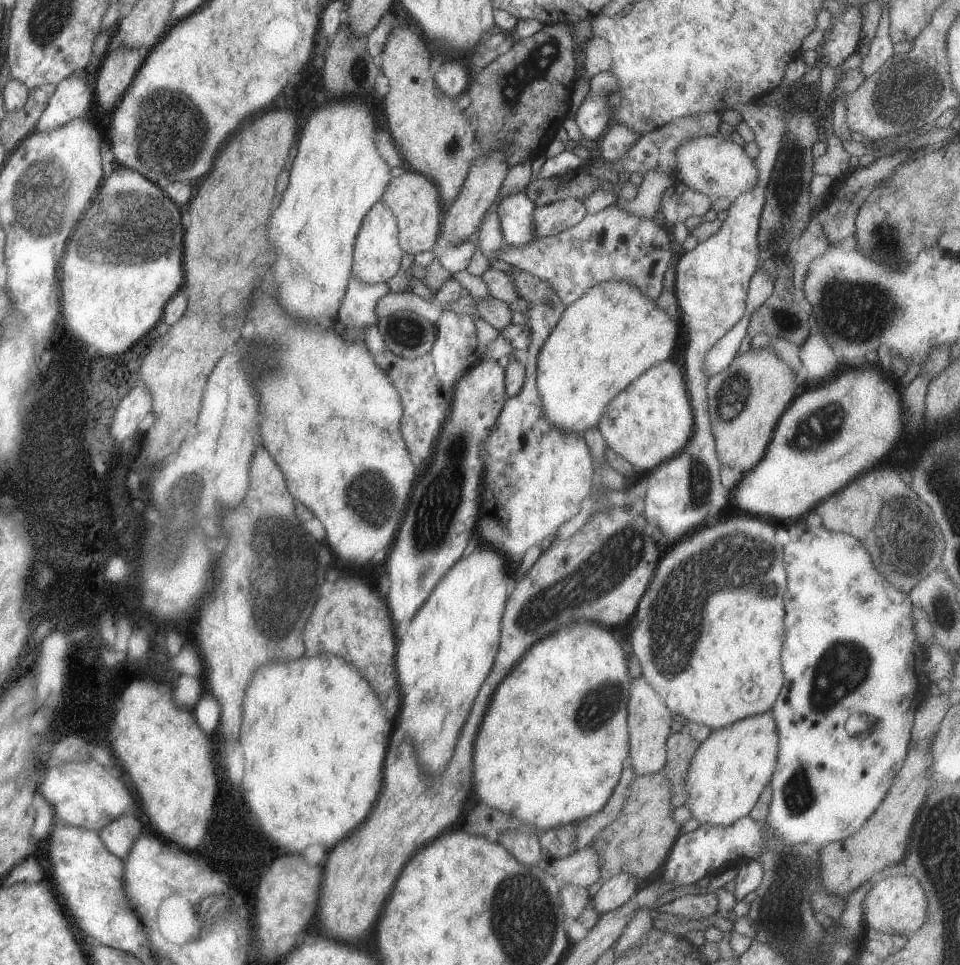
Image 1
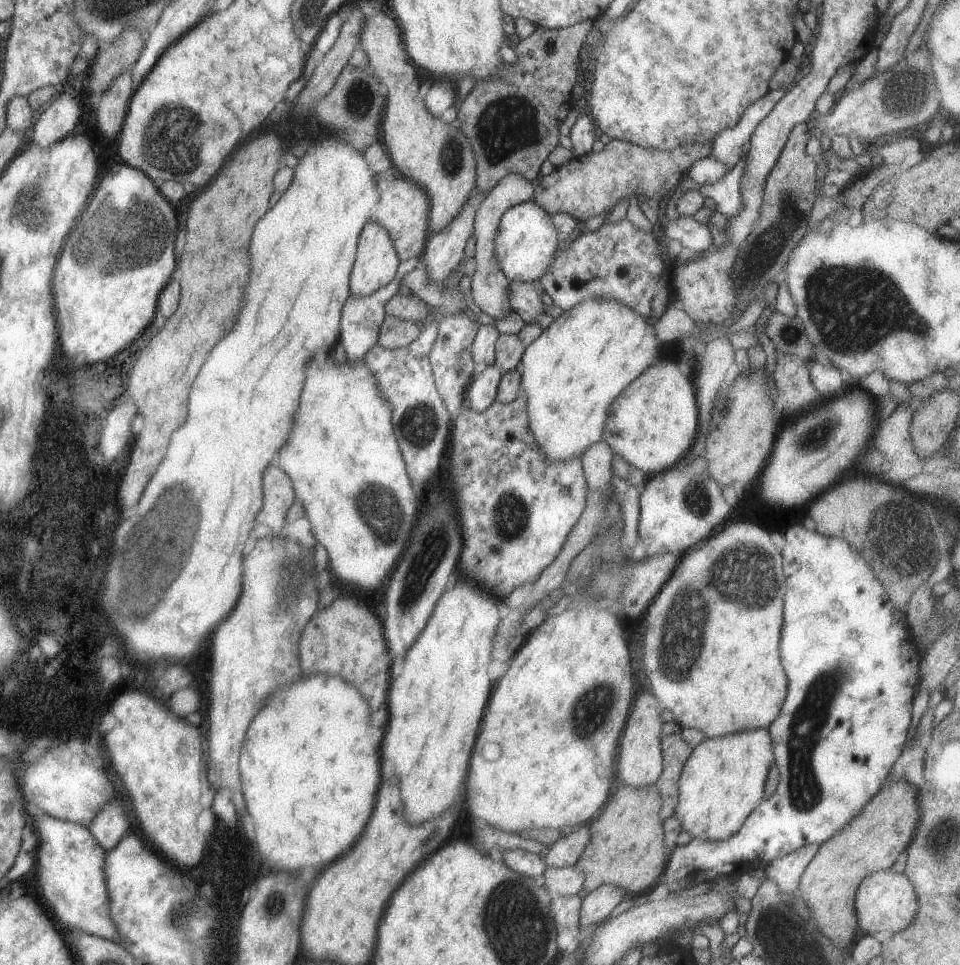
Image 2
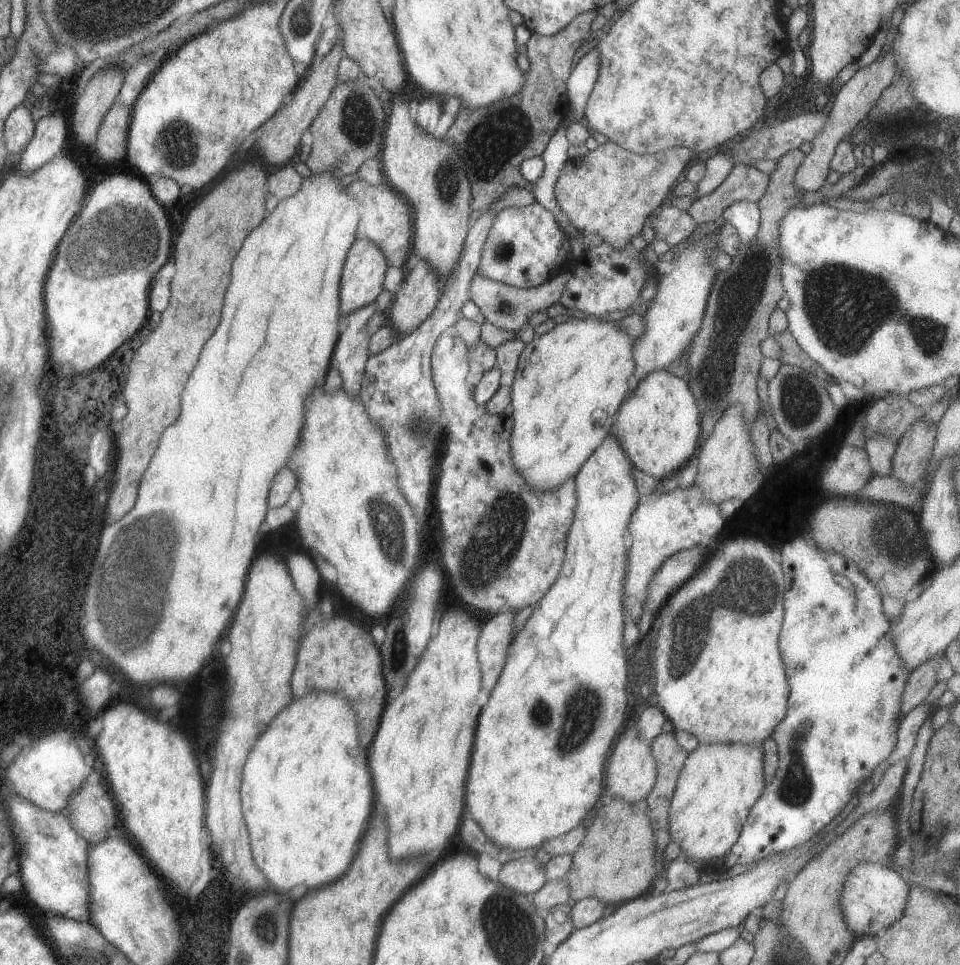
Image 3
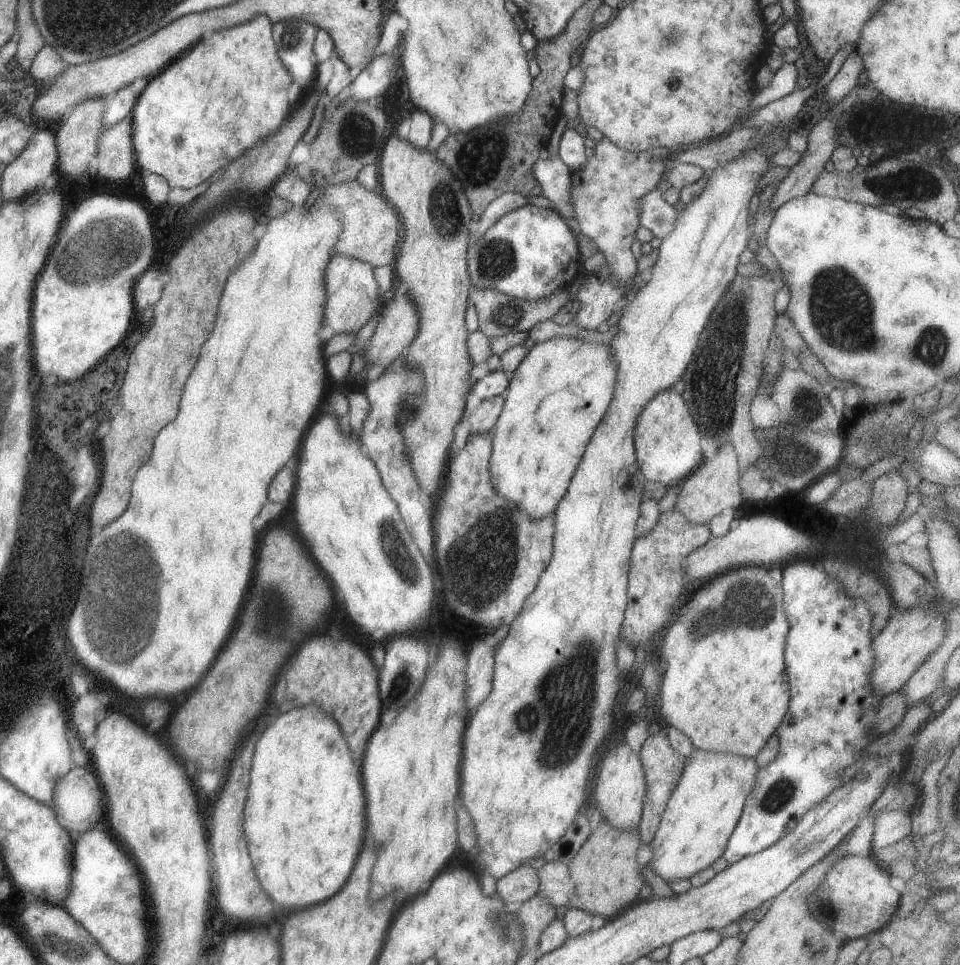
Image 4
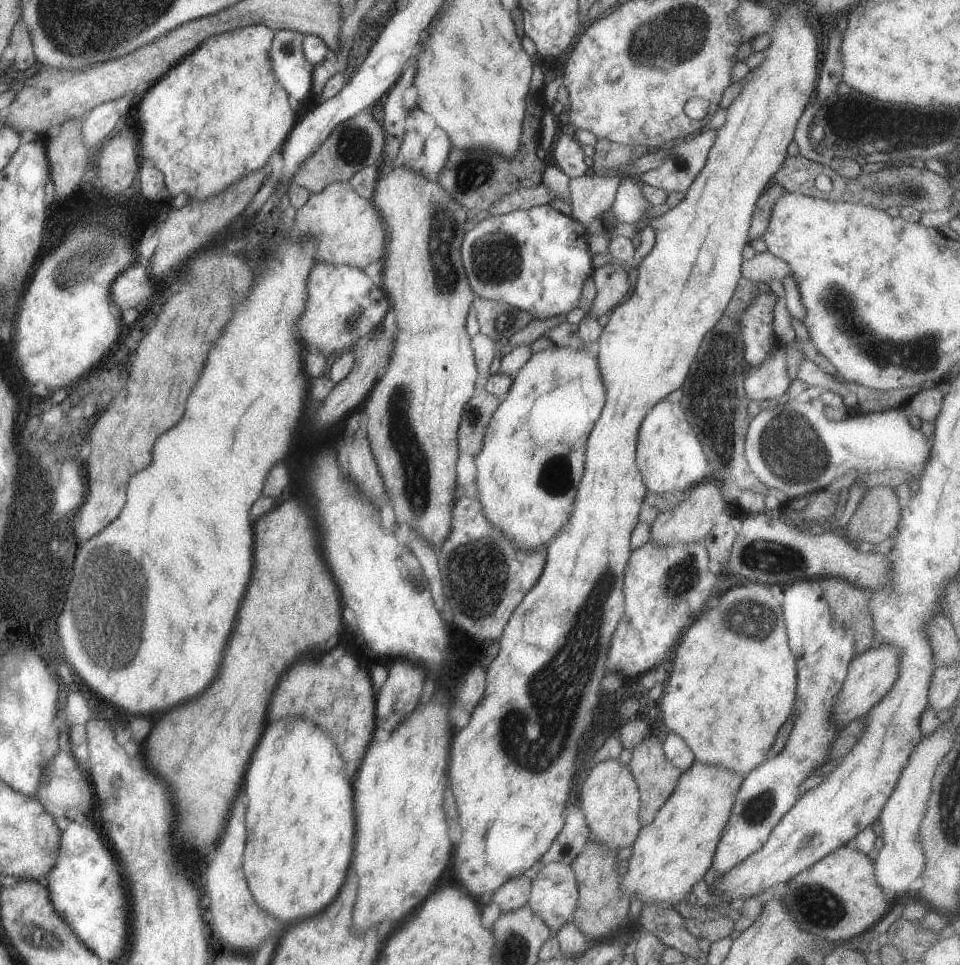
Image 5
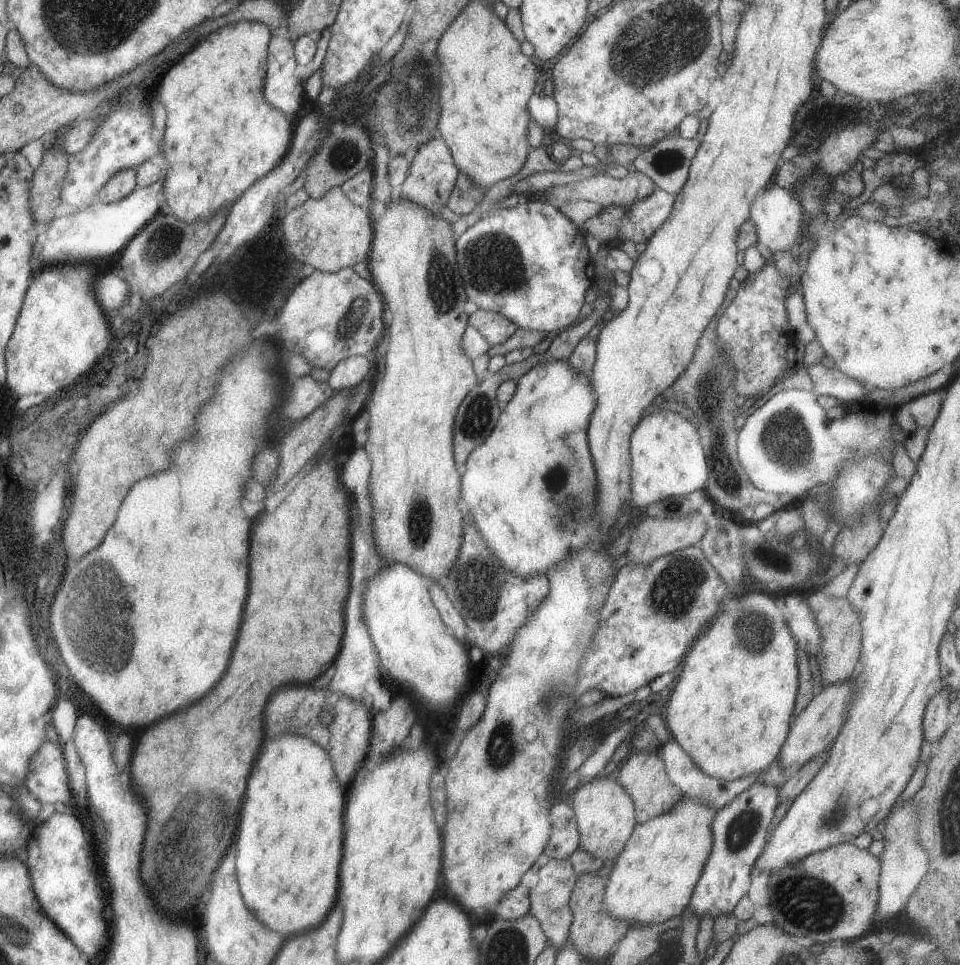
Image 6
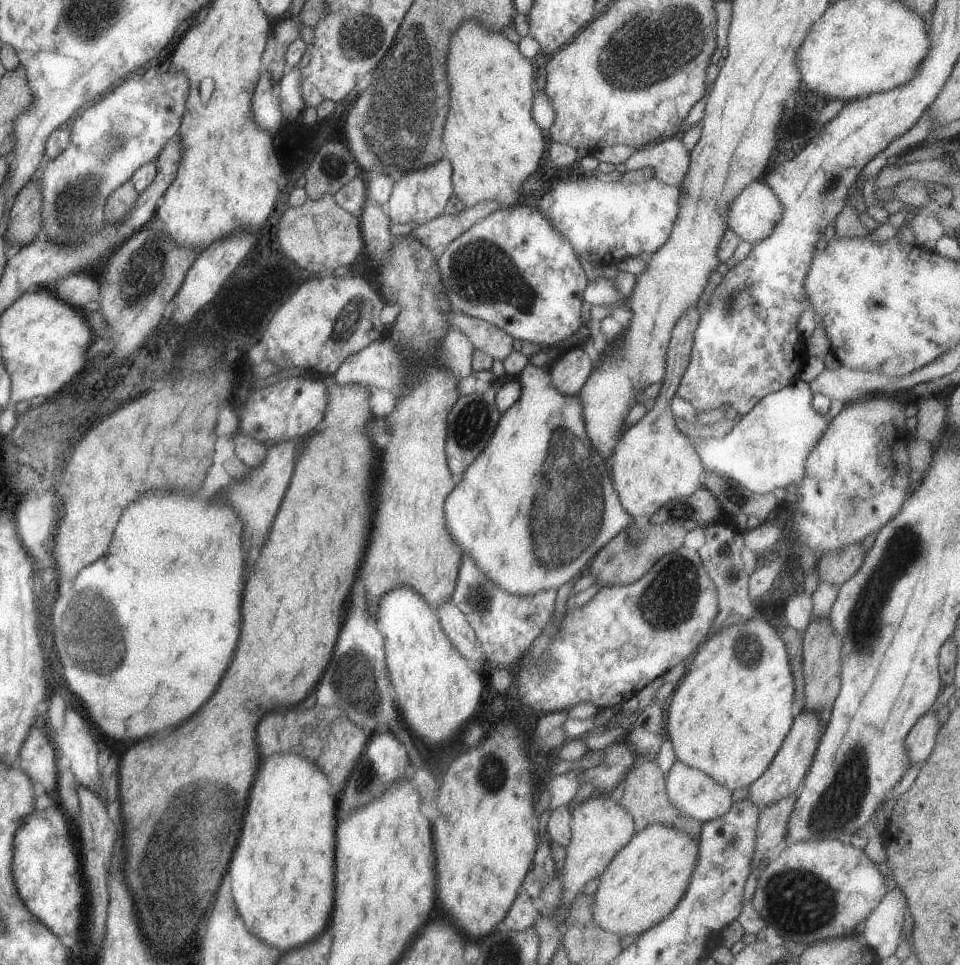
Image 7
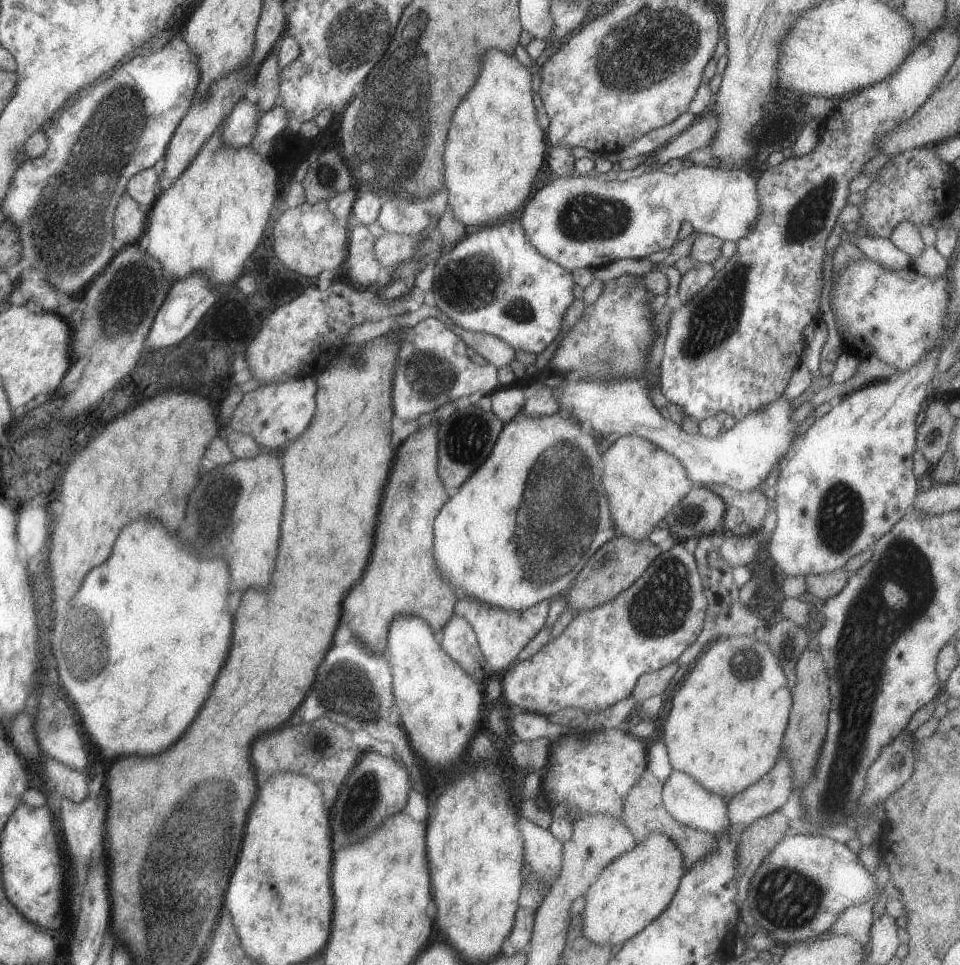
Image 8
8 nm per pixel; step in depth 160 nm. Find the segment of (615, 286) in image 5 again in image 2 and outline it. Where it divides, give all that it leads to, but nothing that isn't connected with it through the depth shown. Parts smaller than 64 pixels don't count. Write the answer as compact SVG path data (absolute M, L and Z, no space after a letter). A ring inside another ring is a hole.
M612 139L603 150L590 152L583 158L556 167L554 172L543 175L535 188L533 201L549 215L559 212L573 214L580 222L591 219L601 212L610 212L620 198L631 194L644 194L655 207L667 192L686 177L686 172L701 158L711 155L713 141L678 145L670 150L656 150L638 146L629 140Z

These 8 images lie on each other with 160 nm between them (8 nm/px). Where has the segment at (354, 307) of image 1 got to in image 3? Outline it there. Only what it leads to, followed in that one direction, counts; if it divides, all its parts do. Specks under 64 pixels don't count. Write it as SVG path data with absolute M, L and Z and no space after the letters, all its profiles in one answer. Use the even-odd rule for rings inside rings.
M376 303L367 304L354 312L346 315L347 328L339 334L332 358L336 358L336 367L343 378L343 389L347 390L353 397L359 396L362 379L364 378L365 366L370 356L371 336L368 331L368 320L376 312Z

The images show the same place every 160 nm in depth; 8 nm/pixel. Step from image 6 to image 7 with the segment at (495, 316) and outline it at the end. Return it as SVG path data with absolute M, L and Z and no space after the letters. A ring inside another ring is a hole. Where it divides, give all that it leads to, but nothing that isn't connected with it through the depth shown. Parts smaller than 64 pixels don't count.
M459 310L448 313L449 328L461 330L478 350L483 350L494 360L503 361L512 351L513 336L488 321L468 316Z

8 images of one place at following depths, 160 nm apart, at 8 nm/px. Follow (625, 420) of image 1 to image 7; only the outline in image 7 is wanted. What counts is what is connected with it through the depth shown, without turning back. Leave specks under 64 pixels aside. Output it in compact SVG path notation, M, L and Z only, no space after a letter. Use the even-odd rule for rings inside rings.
M696 305L690 307L676 323L671 332L667 350L667 367L662 388L655 403L649 405L647 413L629 427L610 458L611 479L624 510L634 519L649 517L670 499L694 494L703 486L705 468L694 443L678 429L672 413L671 400L677 394L679 382L691 359L695 334L700 316Z

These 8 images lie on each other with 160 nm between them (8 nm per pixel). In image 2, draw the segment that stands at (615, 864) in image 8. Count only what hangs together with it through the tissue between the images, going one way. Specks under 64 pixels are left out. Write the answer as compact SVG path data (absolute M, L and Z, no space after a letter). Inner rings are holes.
M767 728L705 738L693 747L683 766L675 816L692 838L726 840L738 832L748 815L765 799L765 782L775 762L774 743Z

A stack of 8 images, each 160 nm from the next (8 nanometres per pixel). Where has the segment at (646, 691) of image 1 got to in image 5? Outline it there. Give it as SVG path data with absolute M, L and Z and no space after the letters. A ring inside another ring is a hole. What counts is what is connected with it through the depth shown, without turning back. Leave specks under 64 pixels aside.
M619 758L608 759L590 768L586 780L582 782L580 796L575 801L584 811L591 830L590 840L613 851L633 846L642 827L638 821L641 800L639 788L630 767L622 764Z

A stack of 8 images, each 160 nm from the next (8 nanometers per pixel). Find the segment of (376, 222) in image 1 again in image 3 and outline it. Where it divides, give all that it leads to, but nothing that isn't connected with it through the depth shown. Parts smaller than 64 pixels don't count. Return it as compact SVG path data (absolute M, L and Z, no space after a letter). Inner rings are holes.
M356 239L350 247L340 281L340 310L346 316L367 304L372 304L384 290L384 277L389 264L381 248L368 239Z

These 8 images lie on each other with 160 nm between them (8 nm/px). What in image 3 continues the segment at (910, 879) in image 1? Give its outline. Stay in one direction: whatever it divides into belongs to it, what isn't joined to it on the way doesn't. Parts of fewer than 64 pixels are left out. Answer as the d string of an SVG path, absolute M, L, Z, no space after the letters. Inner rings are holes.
M864 861L858 863L846 878L840 897L847 927L856 937L879 935L903 917L909 899L909 885L892 866Z

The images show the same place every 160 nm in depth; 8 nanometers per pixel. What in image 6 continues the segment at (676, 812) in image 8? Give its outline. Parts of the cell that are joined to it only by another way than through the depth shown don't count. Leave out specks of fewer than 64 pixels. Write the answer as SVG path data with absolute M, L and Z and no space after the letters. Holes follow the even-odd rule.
M672 738L664 744L660 744L659 753L664 761L669 779L672 781L674 786L677 786L683 792L683 796L700 799L707 805L714 807L716 810L730 804L730 802L732 802L738 794L740 794L743 790L746 790L746 788L748 788L751 784L754 784L759 775L764 774L771 768L778 766L780 763L780 760L778 760L777 757L772 761L772 764L770 764L766 770L762 770L762 772L754 772L754 774L748 774L748 776L733 781L727 781L704 774L704 772L700 770L700 767L696 766L690 756L686 754L686 751Z

